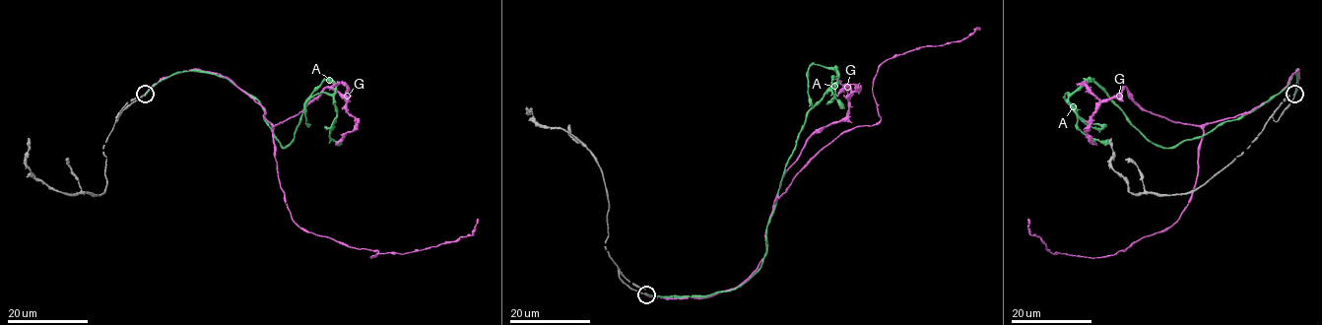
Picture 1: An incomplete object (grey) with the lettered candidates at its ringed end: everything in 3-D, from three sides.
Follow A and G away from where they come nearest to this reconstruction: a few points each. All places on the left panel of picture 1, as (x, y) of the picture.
A: (144, 95), (205, 71), (250, 94), (286, 147), (303, 102), (330, 80), (335, 92), (305, 103), (306, 126)
G: (145, 94), (191, 70), (230, 78), (265, 110), (291, 218), (378, 251), (370, 258), (457, 240), (478, 219)

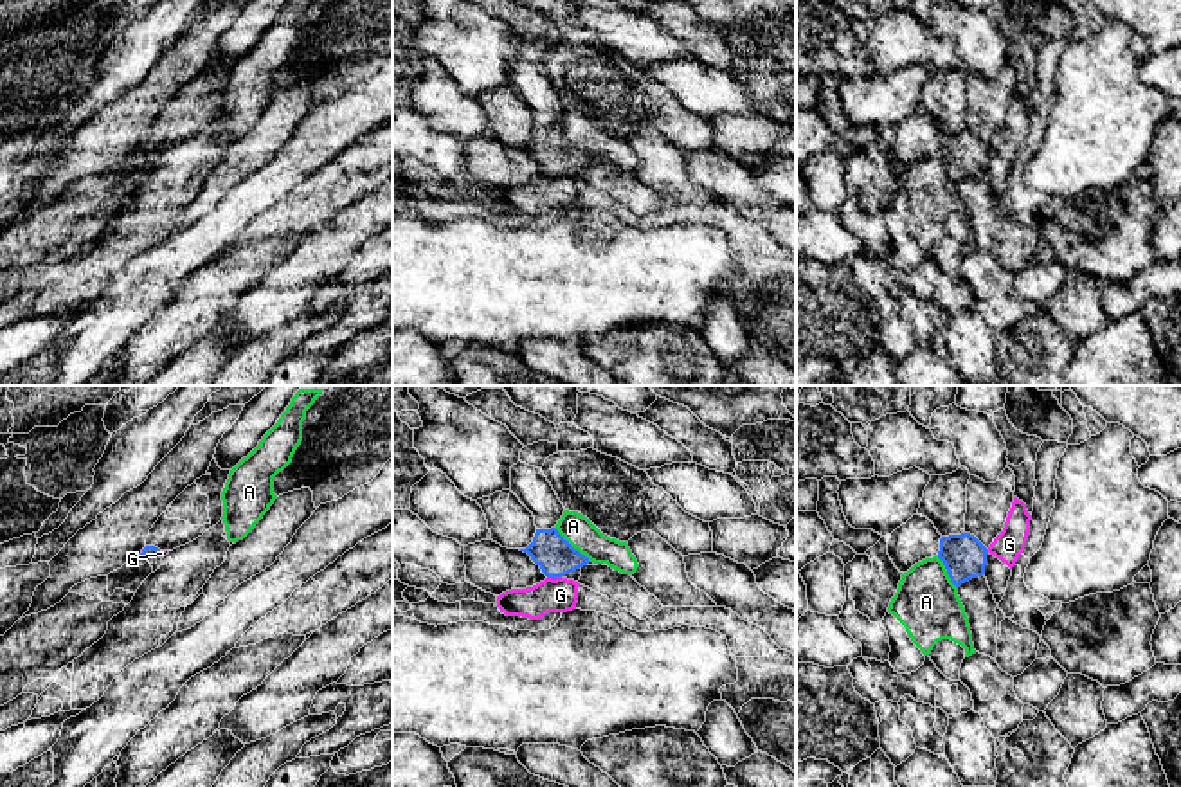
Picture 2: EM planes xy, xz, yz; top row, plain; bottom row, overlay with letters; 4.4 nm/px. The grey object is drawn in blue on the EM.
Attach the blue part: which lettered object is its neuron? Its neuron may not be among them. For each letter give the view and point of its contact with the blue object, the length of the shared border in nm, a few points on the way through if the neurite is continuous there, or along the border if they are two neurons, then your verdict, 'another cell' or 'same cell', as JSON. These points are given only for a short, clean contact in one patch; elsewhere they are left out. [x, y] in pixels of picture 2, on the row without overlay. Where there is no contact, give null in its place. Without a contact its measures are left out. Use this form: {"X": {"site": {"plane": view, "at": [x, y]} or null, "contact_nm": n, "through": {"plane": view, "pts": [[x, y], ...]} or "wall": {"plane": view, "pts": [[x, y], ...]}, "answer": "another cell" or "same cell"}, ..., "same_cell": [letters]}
{"A": {"site": {"plane": "xz", "at": [571, 143]}, "contact_nm": 220, "answer": "another cell"}, "G": {"site": {"plane": "xz", "at": [555, 175]}, "contact_nm": 60, "wall": {"plane": "xz", "pts": [[548, 173], [560, 175]]}, "answer": "another cell"}, "same_cell": []}

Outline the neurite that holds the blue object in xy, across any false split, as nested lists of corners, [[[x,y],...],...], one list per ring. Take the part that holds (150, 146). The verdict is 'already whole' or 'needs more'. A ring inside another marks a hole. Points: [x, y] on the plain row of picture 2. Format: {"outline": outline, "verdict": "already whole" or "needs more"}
{"outline": [[[212,56],[207,70],[187,83],[158,113],[140,151],[158,153],[160,148],[173,148],[216,122],[223,113],[221,88],[229,70],[230,67],[221,67]]], "verdict": "needs more"}

